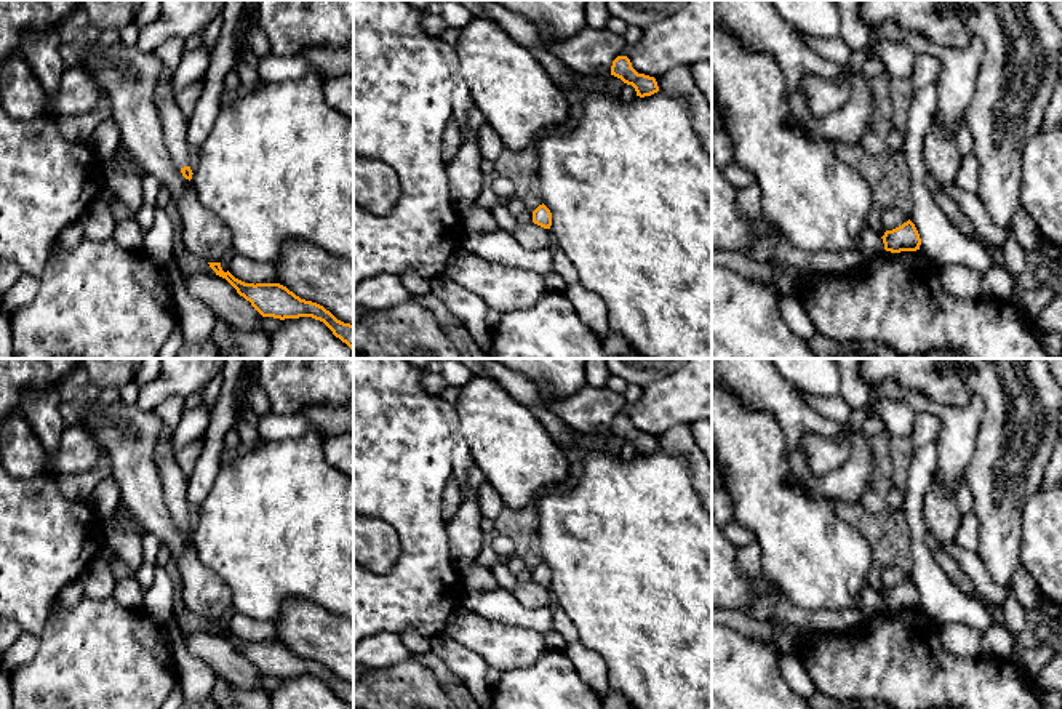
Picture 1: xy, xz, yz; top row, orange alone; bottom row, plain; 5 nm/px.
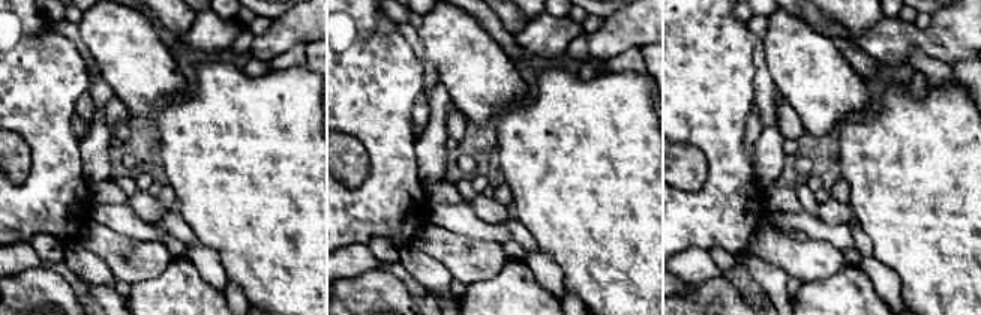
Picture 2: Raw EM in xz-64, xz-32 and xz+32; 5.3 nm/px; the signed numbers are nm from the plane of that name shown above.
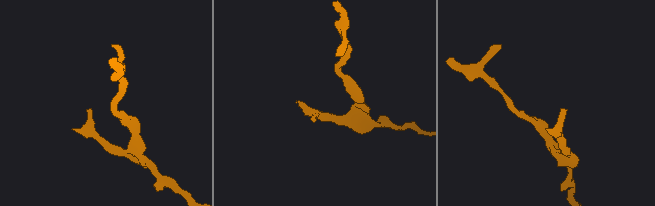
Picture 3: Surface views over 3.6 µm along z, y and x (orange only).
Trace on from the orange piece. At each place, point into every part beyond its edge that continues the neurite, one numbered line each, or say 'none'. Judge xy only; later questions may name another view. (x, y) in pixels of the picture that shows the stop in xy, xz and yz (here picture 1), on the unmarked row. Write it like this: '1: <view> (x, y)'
1: xy (173, 480)

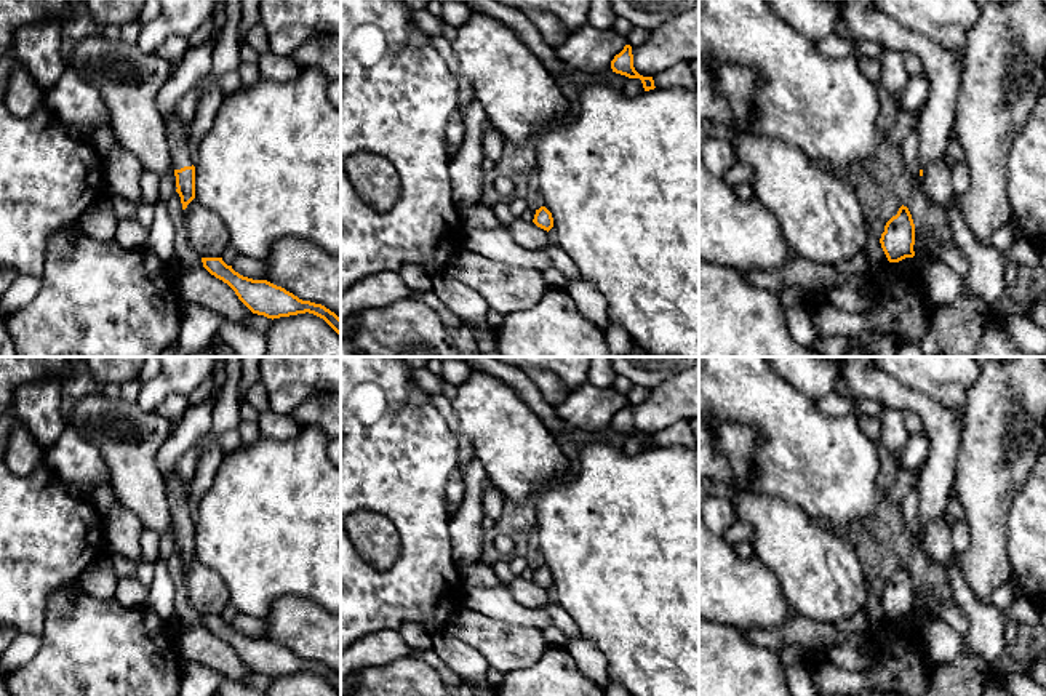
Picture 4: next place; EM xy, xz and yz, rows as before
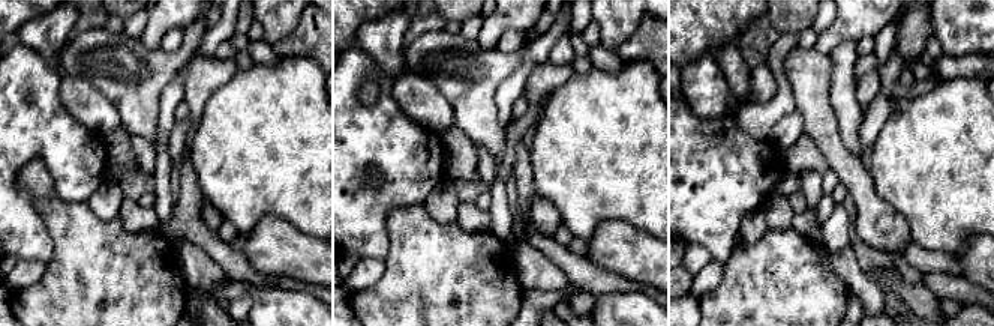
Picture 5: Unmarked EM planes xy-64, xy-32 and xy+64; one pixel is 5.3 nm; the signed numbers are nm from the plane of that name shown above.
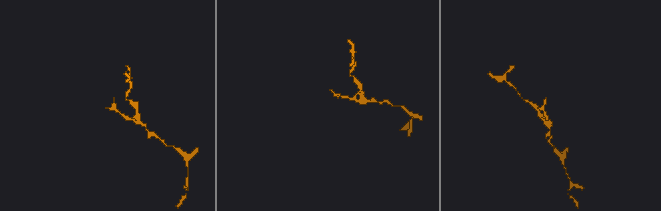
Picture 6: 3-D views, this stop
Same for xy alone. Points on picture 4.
1: xy (178, 498)

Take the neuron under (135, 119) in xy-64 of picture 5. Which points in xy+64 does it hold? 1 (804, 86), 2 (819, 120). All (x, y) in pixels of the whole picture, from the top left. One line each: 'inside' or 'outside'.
1: inside
2: inside

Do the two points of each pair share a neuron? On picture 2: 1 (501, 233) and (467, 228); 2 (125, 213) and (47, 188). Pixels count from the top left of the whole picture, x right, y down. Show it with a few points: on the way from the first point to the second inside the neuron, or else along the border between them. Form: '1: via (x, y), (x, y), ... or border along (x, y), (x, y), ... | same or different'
1: via (492, 233), (476, 228) | same
2: border along (93, 204), (89, 219) | different

